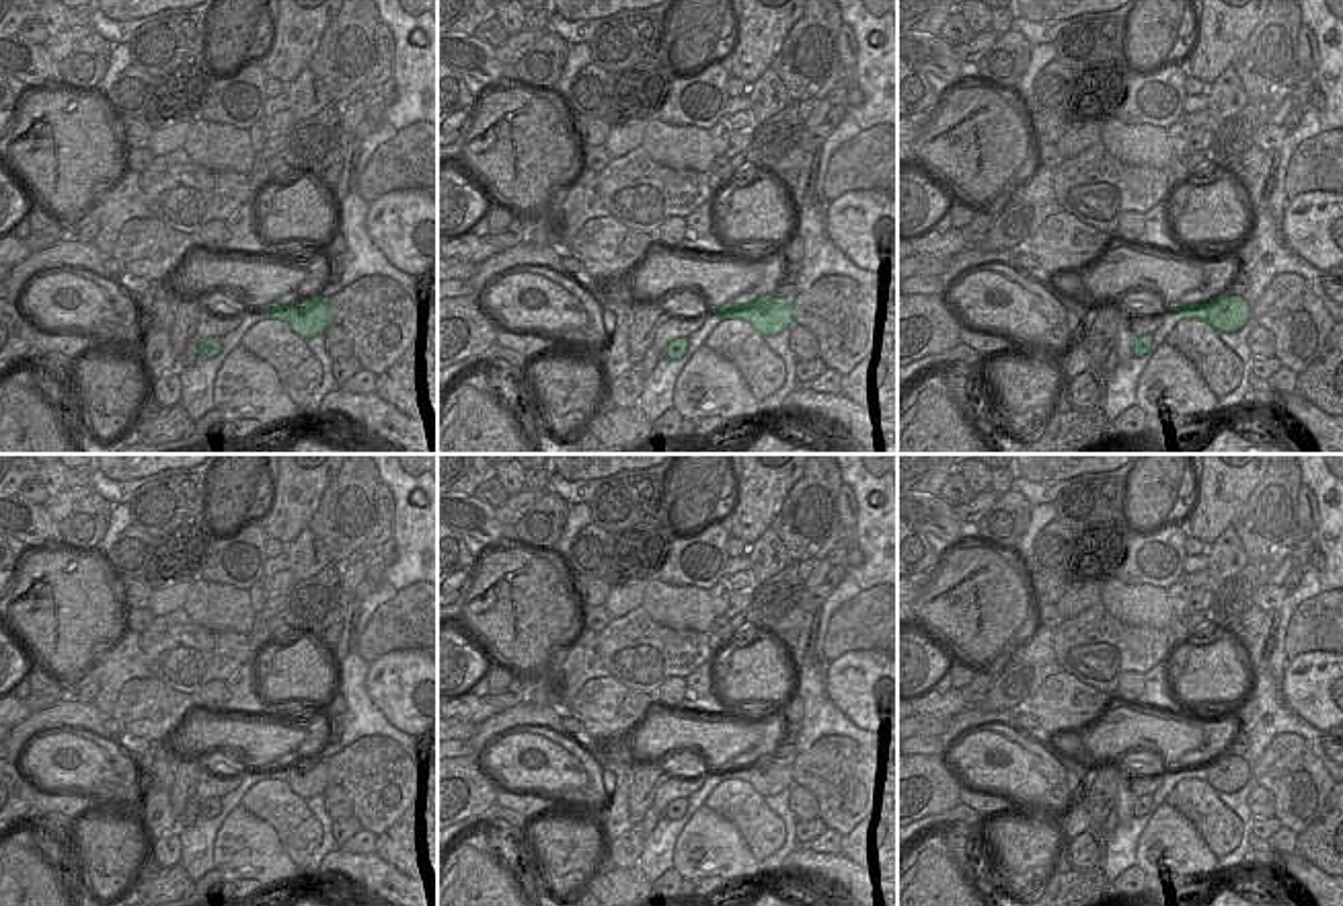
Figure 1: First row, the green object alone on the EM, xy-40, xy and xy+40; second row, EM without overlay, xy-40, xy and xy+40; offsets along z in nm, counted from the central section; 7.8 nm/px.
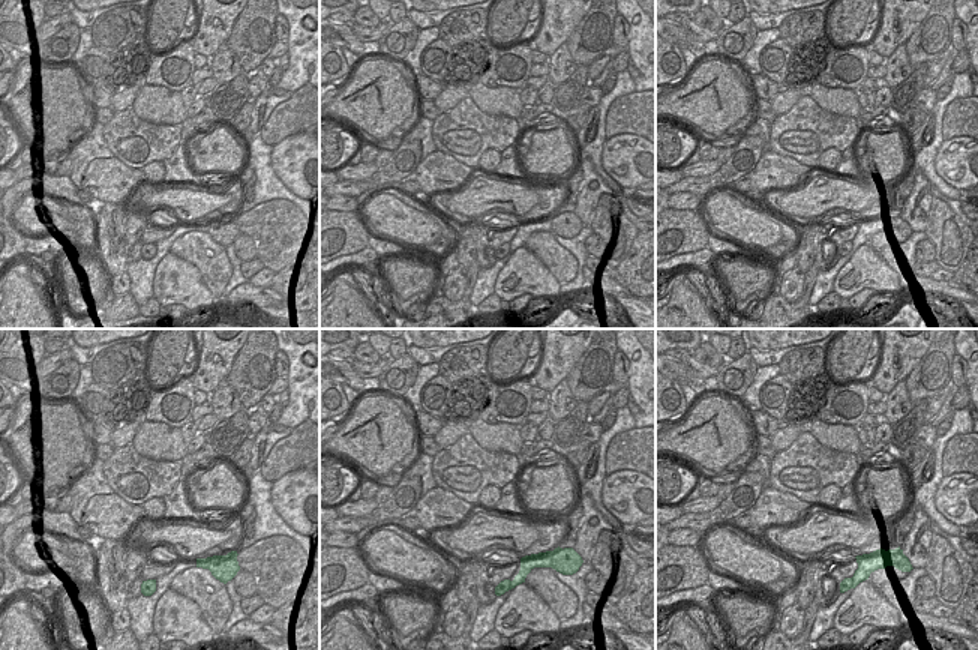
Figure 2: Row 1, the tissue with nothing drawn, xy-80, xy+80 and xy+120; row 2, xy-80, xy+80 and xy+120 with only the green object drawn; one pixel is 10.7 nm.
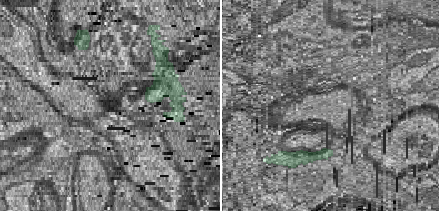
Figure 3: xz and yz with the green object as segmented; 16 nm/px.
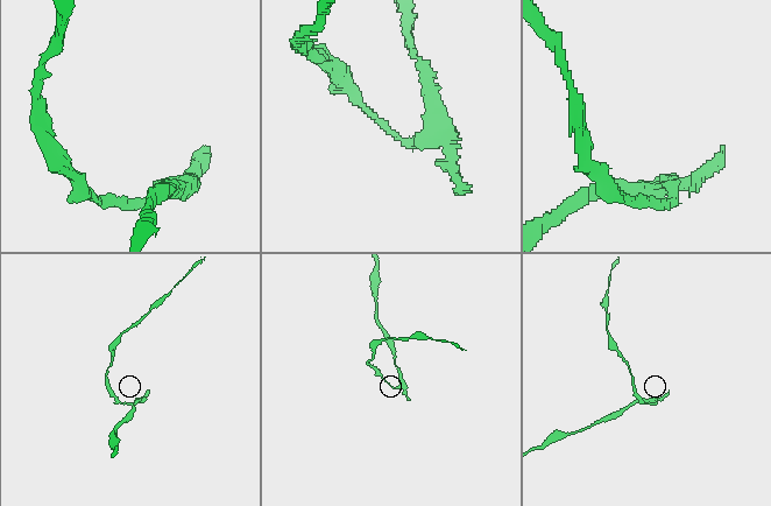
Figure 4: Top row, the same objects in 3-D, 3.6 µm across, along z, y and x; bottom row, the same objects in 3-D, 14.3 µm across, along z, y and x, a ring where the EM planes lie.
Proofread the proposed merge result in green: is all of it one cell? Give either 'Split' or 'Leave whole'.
Split.

